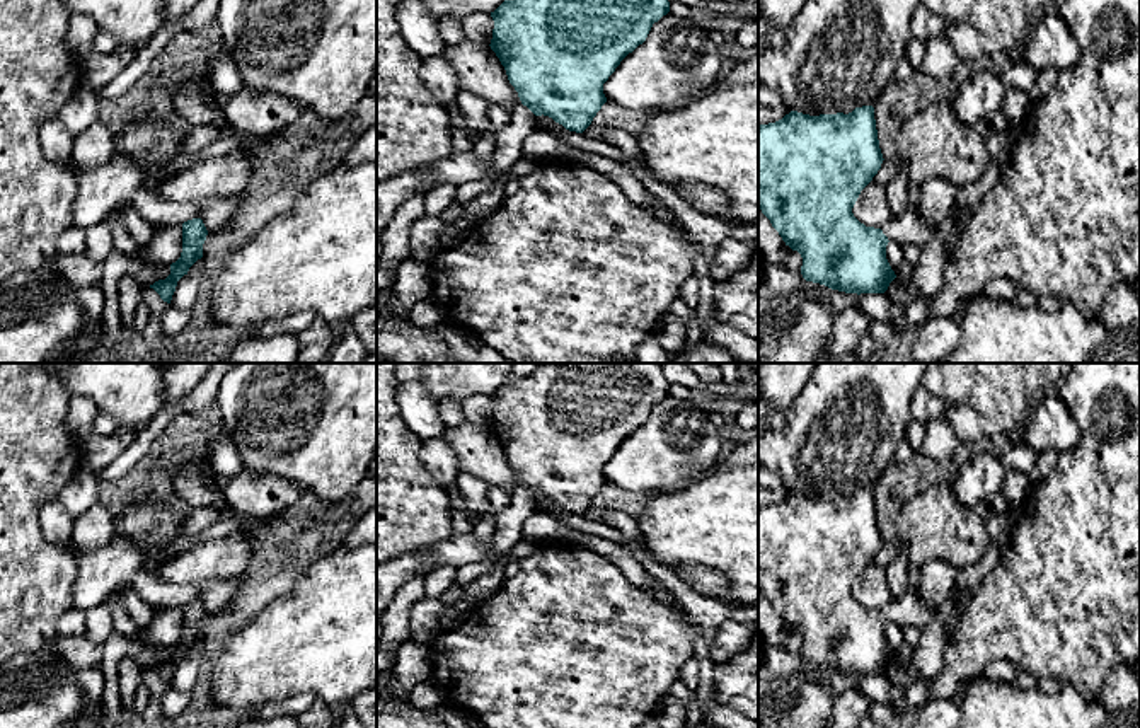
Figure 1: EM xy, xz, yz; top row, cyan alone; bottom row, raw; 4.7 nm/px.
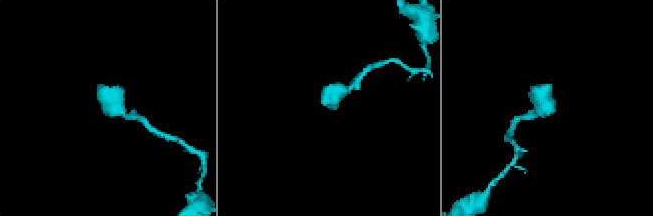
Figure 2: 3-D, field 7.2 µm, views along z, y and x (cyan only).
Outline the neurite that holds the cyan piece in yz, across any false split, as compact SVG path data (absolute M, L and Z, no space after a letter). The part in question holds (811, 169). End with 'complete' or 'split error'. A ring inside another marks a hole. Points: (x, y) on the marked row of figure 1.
M862 106L843 114L809 116L791 111L782 119L758 126L758 208L786 246L803 257L806 281L845 293L884 293L896 278L886 259L890 240L900 246L927 246L937 225L908 208L883 227L866 227L852 208L861 191L883 164L874 107Z; split error

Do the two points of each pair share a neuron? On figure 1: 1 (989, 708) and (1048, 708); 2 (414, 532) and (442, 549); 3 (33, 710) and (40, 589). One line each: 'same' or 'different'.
1: same
2: different
3: different

